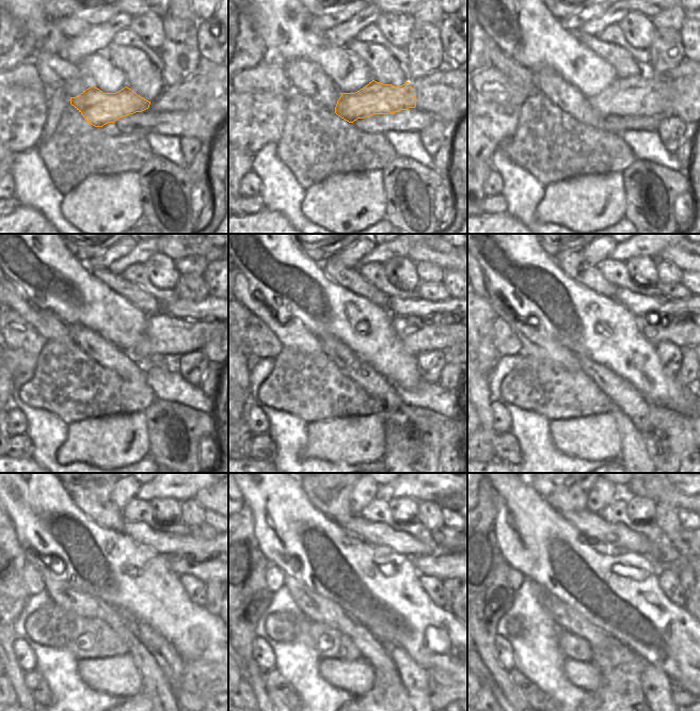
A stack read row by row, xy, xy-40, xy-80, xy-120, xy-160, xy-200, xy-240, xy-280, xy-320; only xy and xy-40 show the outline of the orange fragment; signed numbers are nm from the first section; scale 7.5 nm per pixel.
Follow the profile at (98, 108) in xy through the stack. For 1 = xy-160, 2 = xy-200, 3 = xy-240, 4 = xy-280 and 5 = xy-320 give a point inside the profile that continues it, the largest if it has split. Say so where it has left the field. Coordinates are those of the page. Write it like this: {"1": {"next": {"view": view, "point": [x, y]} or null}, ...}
{"1": {"next": {"view": "xy-160", "point": [416, 335]}}, "2": {"next": {"view": "xy-200", "point": [684, 332]}}, "3": {"next": {"view": "xy-240", "point": [206, 569]}}, "4": {"next": {"view": "xy-280", "point": [443, 567]}}, "5": {"next": {"view": "xy-320", "point": [675, 566]}}}

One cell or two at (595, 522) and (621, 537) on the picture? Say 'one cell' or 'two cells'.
one cell

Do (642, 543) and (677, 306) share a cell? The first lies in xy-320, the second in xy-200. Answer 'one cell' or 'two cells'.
one cell

